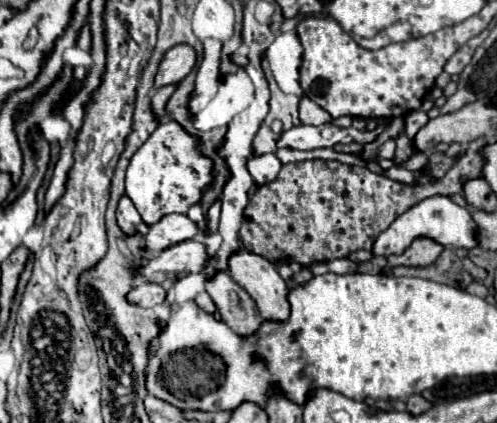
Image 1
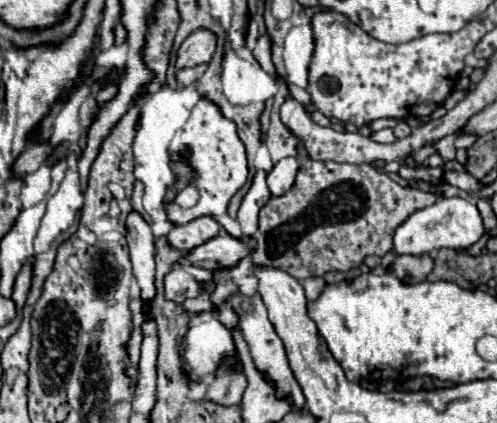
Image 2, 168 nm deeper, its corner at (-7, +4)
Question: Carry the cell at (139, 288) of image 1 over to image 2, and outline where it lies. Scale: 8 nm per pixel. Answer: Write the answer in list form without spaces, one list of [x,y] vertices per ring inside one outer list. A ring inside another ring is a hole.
[[[174,268],[166,280],[166,298],[174,300],[176,304],[182,304],[186,298],[194,298],[202,292],[202,286],[194,276],[190,276],[184,268]]]

